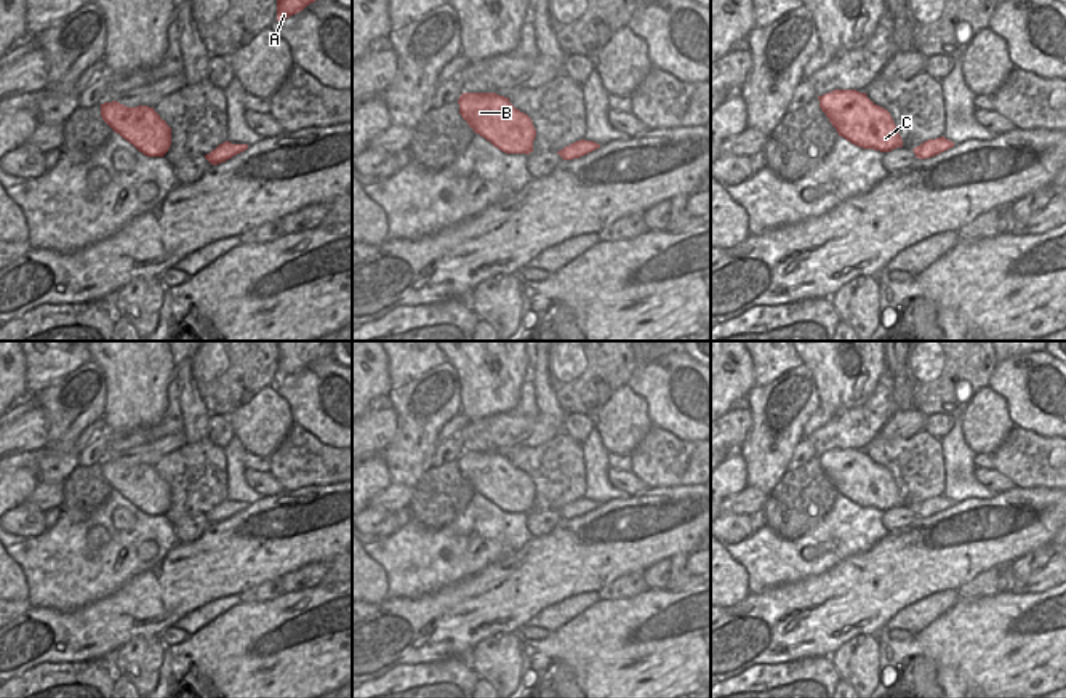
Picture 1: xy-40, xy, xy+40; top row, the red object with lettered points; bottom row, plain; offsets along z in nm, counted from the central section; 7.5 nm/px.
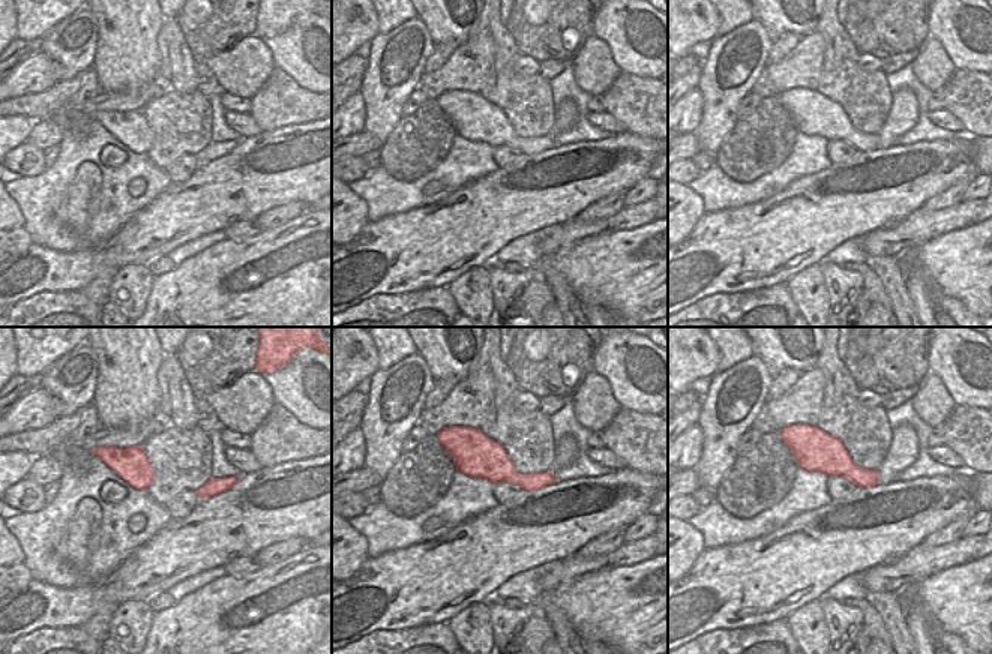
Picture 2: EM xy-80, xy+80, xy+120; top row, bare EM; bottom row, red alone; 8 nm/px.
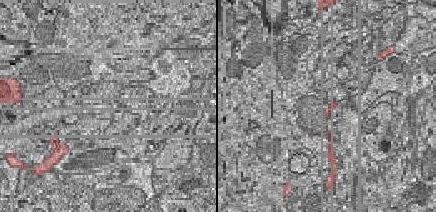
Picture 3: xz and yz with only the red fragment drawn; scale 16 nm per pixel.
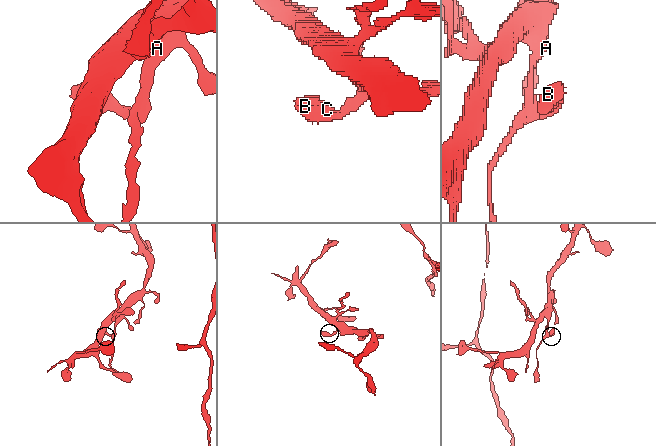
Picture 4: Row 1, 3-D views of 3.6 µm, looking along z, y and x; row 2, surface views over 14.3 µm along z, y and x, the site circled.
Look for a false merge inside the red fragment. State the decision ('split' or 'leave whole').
leave whole

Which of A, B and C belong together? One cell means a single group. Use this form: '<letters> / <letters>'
A B C

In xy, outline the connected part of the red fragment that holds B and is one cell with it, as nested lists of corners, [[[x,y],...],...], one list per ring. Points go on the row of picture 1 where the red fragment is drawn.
[[[463,93],[459,114],[474,130],[506,154],[530,154],[536,130],[531,118],[496,93]]]

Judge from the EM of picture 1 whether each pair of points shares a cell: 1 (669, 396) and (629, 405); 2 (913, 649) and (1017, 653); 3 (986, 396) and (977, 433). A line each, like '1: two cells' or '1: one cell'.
1: two cells
2: one cell
3: one cell

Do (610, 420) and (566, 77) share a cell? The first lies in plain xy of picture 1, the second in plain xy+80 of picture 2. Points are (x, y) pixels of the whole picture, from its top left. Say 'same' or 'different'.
different

